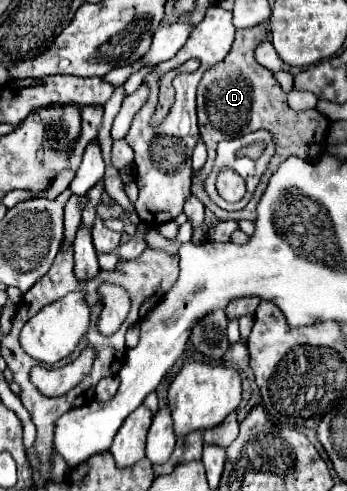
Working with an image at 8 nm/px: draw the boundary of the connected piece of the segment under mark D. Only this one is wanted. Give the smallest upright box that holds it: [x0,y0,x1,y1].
[192,25,330,220]

